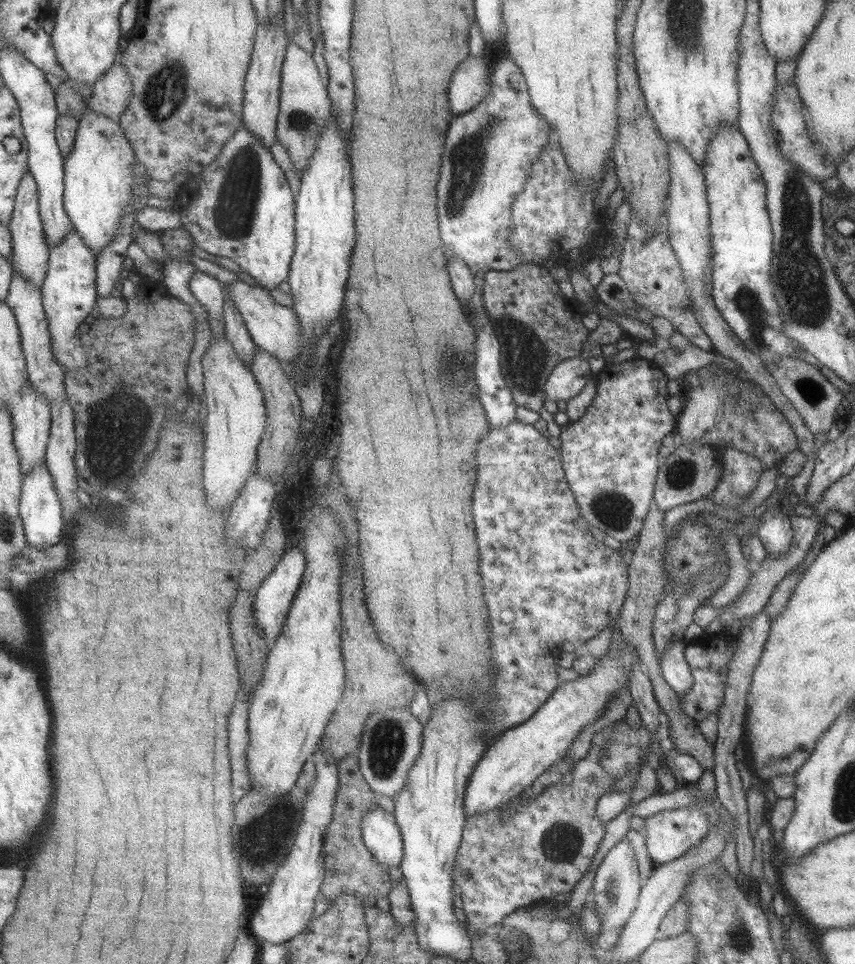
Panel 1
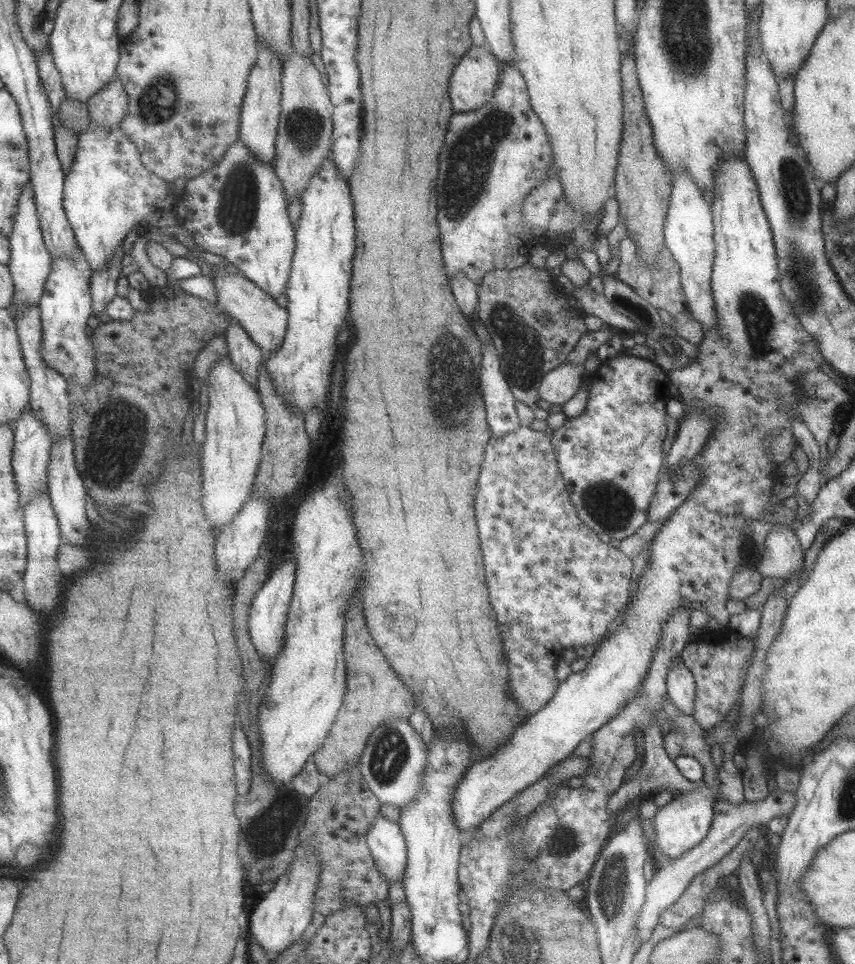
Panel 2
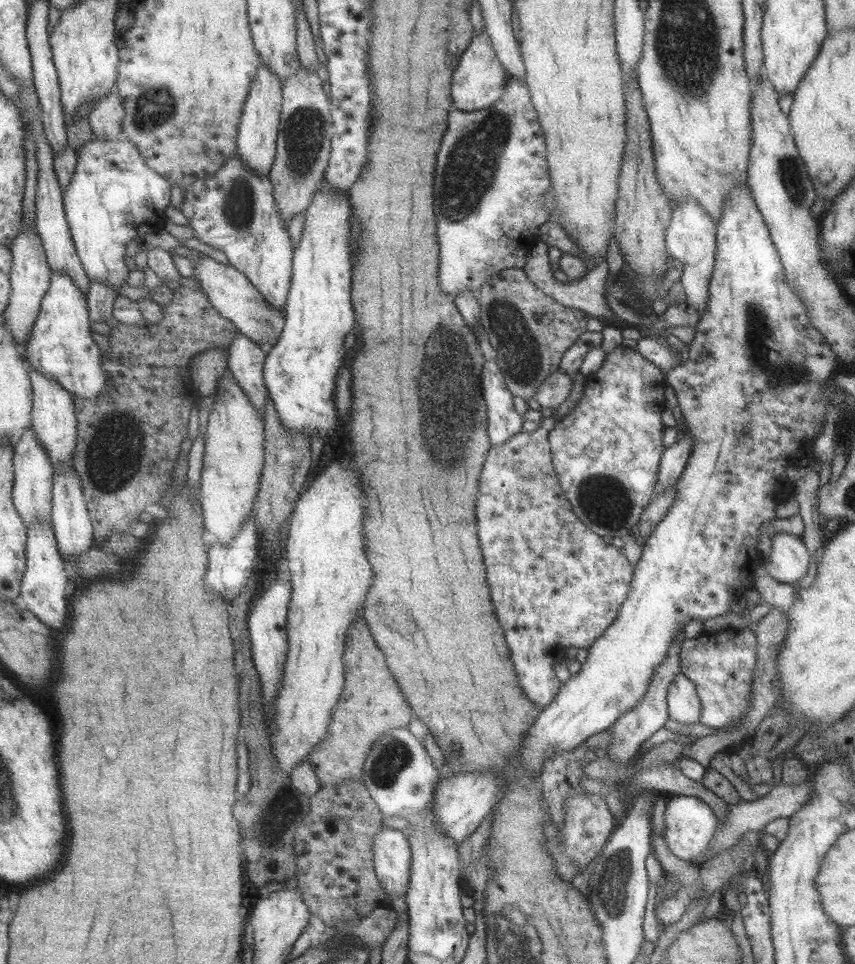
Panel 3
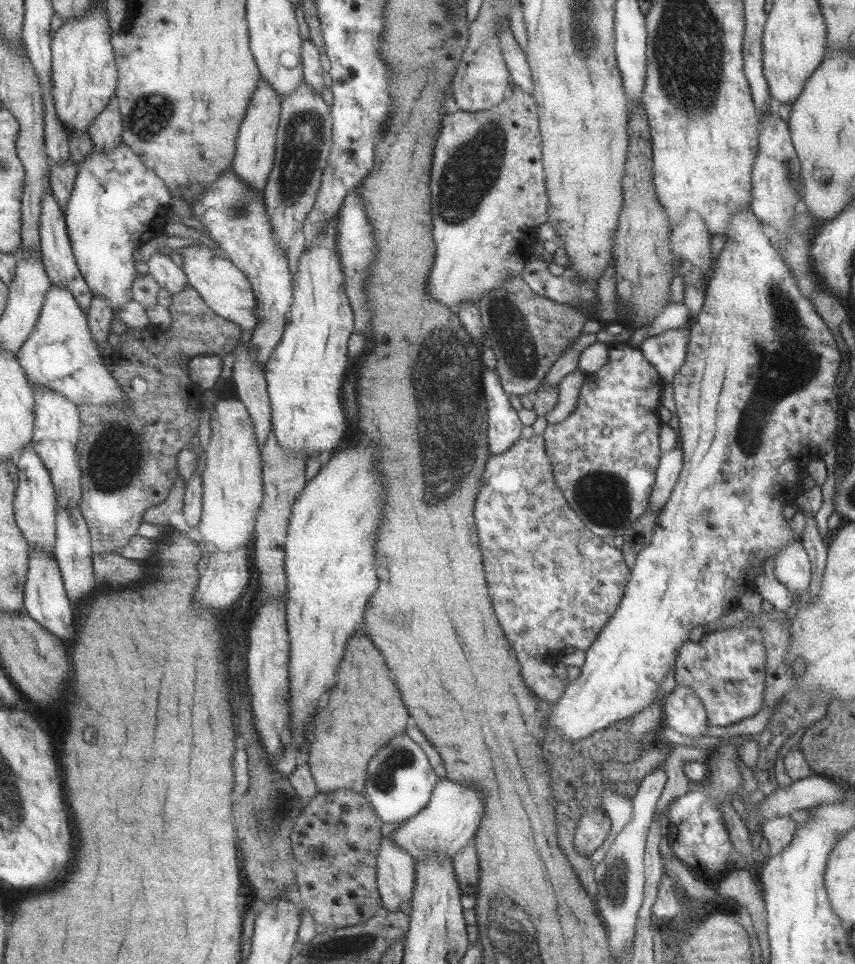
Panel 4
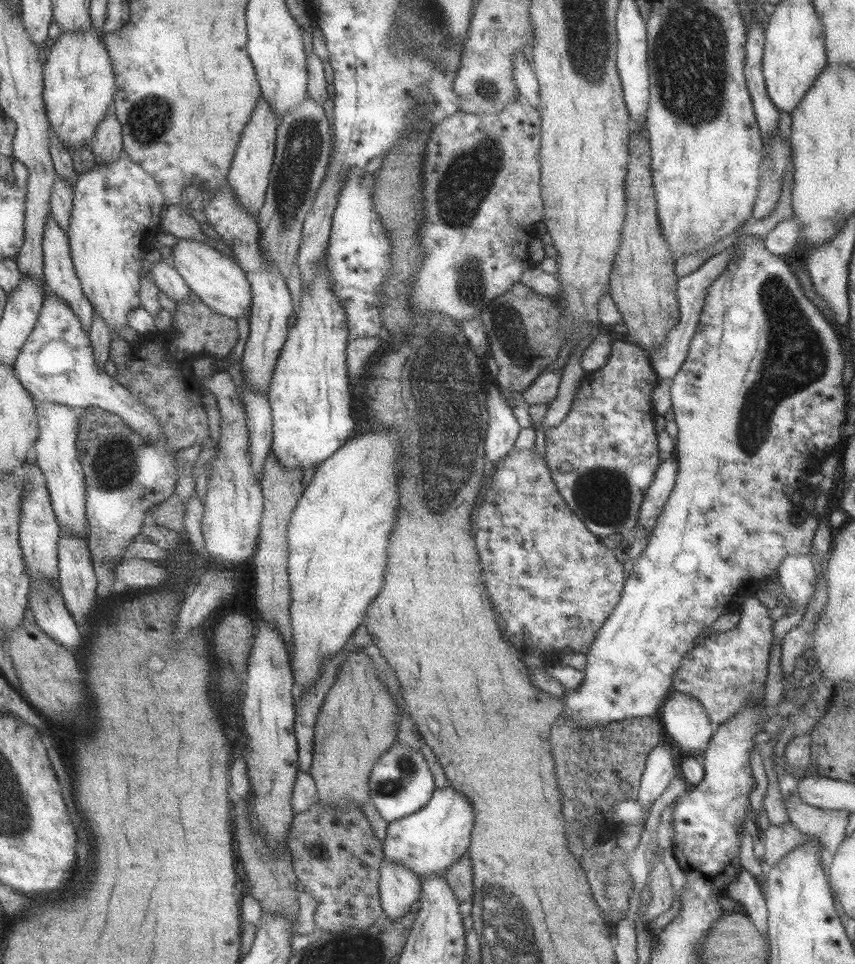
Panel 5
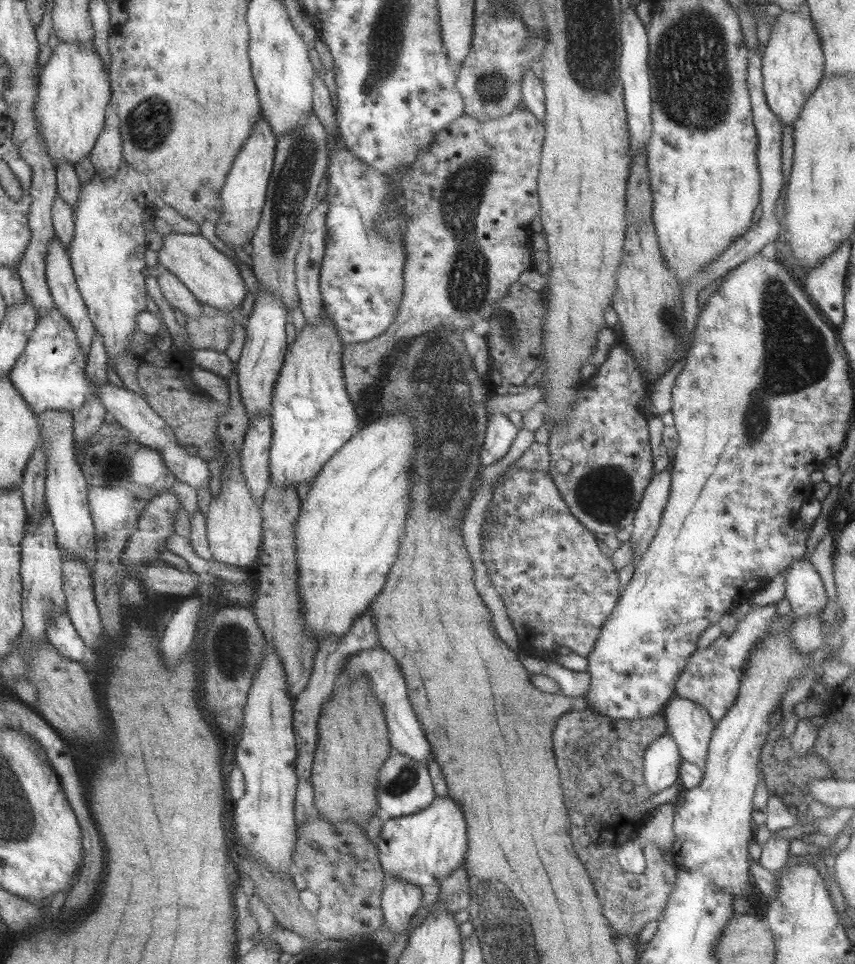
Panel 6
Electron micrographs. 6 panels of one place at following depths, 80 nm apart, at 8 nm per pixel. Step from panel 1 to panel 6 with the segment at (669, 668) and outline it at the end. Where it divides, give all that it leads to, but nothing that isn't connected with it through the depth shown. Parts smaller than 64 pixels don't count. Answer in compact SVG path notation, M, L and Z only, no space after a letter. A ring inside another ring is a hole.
M673 696L661 710L666 730L677 743L680 760L703 768L716 725L709 713L692 700Z

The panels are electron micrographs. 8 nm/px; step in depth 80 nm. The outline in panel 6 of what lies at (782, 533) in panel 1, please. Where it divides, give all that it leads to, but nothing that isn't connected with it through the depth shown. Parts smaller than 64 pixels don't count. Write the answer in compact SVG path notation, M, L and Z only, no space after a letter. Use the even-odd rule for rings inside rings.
M801 559L793 560L785 572L786 587L783 596L790 604L792 615L807 618L810 614L822 612L826 592L814 566Z

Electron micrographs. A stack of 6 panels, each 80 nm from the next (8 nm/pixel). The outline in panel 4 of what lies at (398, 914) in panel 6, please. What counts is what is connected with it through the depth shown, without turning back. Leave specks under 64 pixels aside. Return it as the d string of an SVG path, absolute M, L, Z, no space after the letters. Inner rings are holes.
M381 837L376 860L376 886L381 898L382 908L385 911L398 912L401 904L411 901L414 877L414 860L402 848L394 844L390 837Z

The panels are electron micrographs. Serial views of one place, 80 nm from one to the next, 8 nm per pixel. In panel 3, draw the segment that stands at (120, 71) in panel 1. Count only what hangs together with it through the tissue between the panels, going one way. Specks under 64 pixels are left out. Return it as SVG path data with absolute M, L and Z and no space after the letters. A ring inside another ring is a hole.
M114 86L109 94L104 96L86 116L92 134L99 140L113 140L121 135L124 117L121 101L122 98Z

